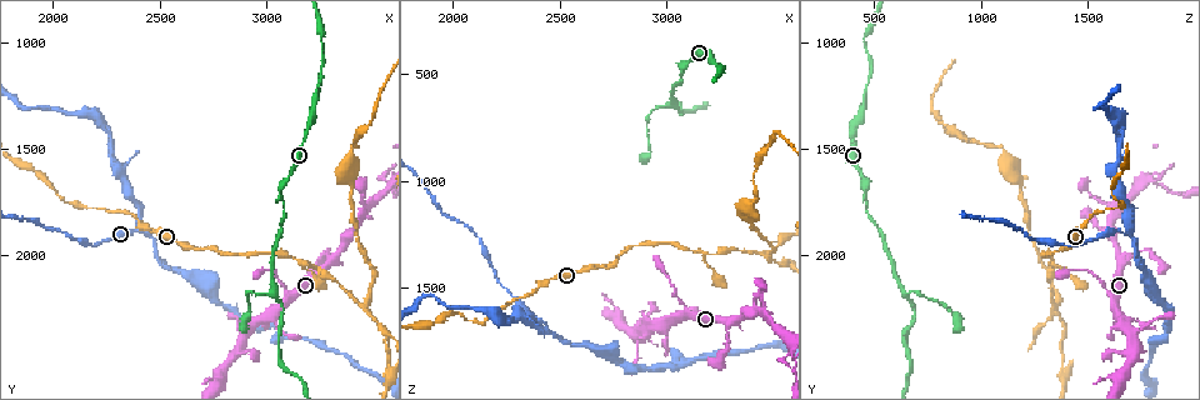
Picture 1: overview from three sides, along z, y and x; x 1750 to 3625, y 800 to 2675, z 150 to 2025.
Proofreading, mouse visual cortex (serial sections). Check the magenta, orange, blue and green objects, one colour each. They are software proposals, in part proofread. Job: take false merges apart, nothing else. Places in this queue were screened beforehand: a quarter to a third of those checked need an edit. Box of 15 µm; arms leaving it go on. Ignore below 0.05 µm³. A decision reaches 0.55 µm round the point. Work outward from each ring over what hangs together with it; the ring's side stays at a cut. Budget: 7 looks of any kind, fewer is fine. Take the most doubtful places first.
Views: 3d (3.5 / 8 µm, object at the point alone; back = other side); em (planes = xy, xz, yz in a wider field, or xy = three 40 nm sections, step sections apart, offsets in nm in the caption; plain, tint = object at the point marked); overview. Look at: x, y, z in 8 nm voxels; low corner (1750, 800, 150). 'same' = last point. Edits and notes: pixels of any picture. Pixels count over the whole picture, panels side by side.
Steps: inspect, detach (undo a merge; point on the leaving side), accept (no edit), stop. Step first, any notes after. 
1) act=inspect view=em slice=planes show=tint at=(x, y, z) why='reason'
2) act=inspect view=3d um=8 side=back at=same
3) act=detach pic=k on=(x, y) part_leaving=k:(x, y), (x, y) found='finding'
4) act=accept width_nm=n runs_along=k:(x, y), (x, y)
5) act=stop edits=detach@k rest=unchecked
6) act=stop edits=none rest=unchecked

act=inspect view=3d um=3.5 at=(2450, 1890, 1680) why='side arm on a straight run'

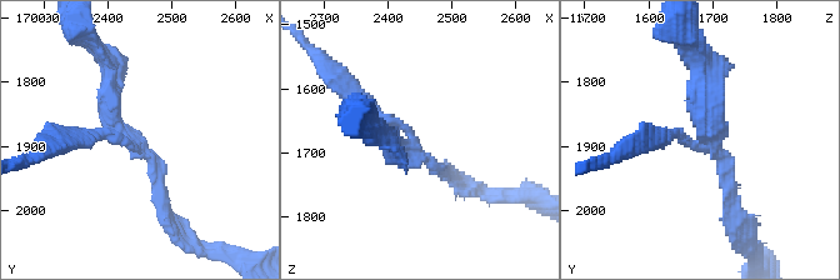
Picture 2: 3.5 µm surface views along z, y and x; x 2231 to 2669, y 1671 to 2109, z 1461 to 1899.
act=inspect view=em slice=xy step=1 show=tint at=(2435, 1890, 1690) why='shape alone is not enough'

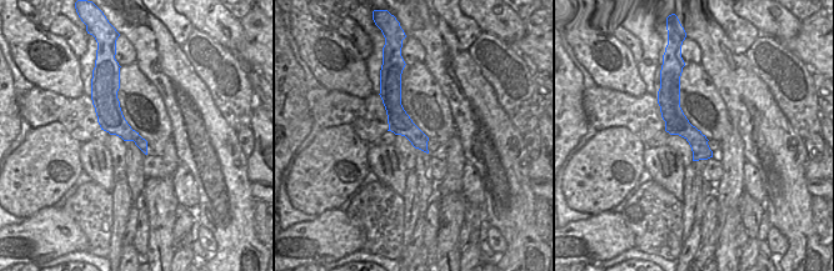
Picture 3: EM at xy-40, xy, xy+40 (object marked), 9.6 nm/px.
act=detach pic=2 on=(720, 168) part_leaving=2:(698, 143), (726, 158), (733, 228) found='two cells meet here'

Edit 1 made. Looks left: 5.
act=inspect view=overview

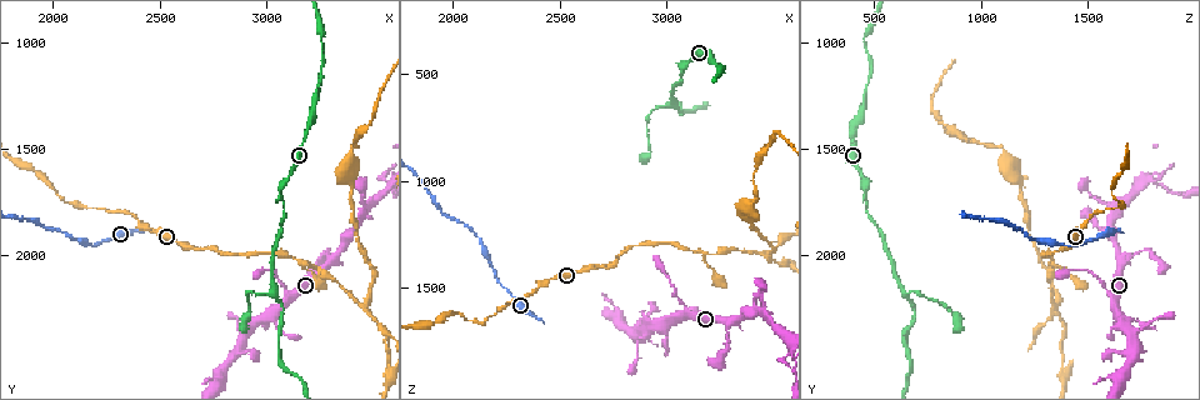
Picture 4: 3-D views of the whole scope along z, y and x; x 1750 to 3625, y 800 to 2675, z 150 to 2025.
act=inspect view=3d um=3.5 at=(3180, 2030, 1350) why='calibre changes'

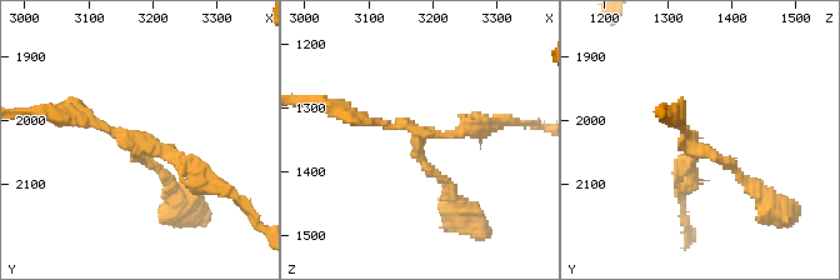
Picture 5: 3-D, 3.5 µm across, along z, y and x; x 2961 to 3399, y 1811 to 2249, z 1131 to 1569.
act=inspect view=em slice=xy step=1 show=tint at=(3180, 2030, 1335) arms=3 arm_widths_nm=100,150,200

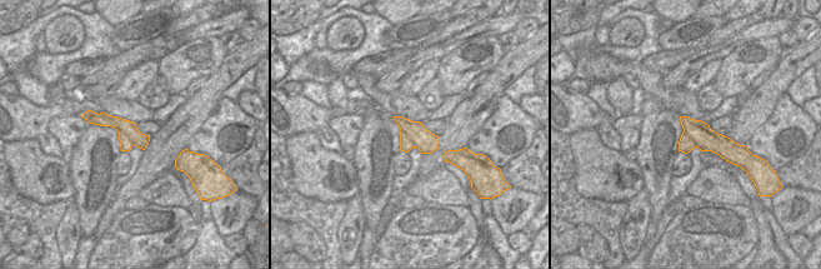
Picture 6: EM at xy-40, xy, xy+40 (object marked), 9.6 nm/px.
act=accept width_nm=260 runs_along=6:(88, 115), (146, 138) found='all the same cell'

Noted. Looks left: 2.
act=inspect view=3d um=3.5 at=(3030, 2180, 640) why='thin neck'

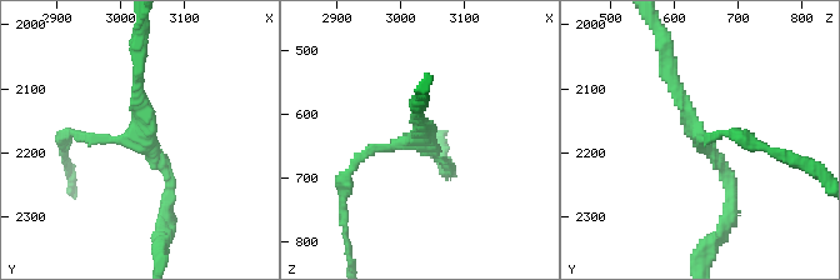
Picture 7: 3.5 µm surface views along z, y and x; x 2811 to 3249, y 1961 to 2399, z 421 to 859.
act=accept arm_widths_nm=150,150,200 runs_along=7:(666, 61), (689, 119), (726, 176), (730, 206) found='continuous, no second cell'

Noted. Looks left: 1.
act=stop edits=detach@2 rest=unchecked

